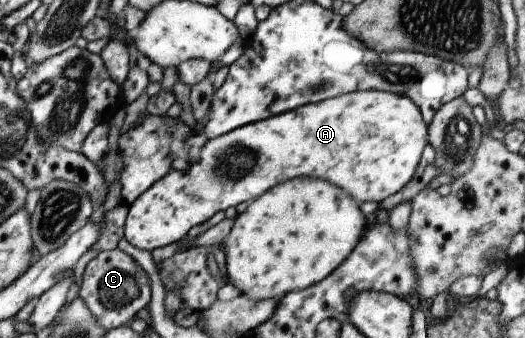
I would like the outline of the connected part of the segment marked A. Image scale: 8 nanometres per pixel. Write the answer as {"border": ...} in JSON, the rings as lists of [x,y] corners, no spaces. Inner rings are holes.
{"border":[[[370,90],[350,92],[324,99],[320,103],[298,106],[296,109],[234,128],[224,135],[206,139],[198,161],[191,162],[184,170],[171,169],[127,205],[123,236],[135,248],[151,252],[184,239],[189,229],[210,219],[214,213],[234,208],[242,201],[255,200],[268,187],[274,187],[294,177],[324,179],[348,193],[354,201],[372,201],[379,204],[410,181],[426,144],[427,125],[413,101],[404,96]]]}

